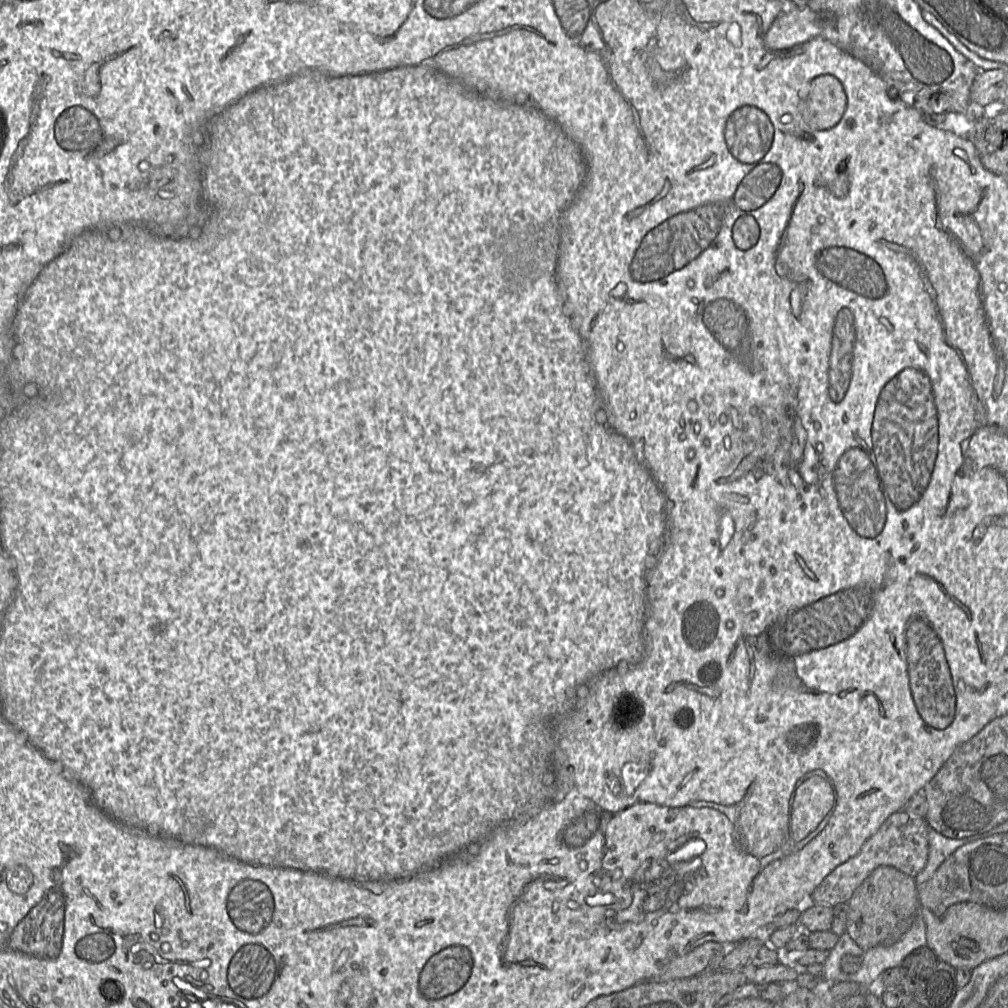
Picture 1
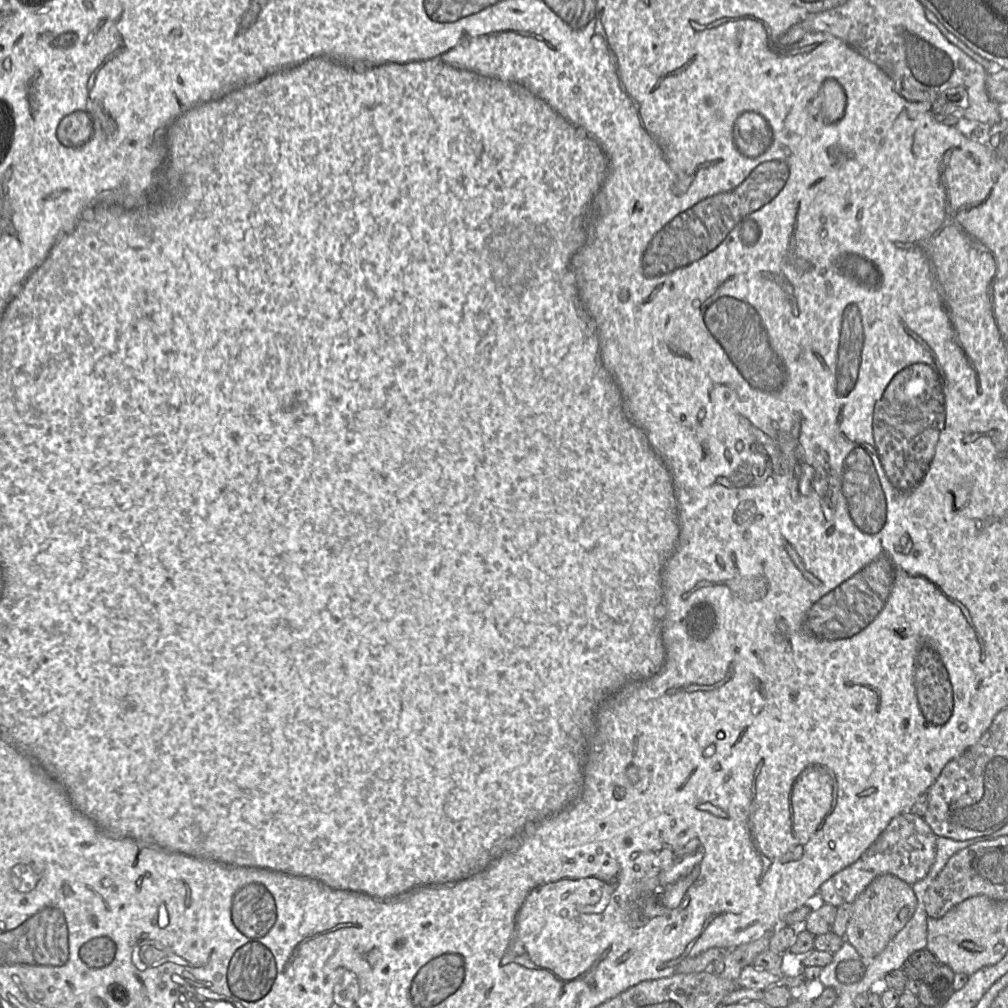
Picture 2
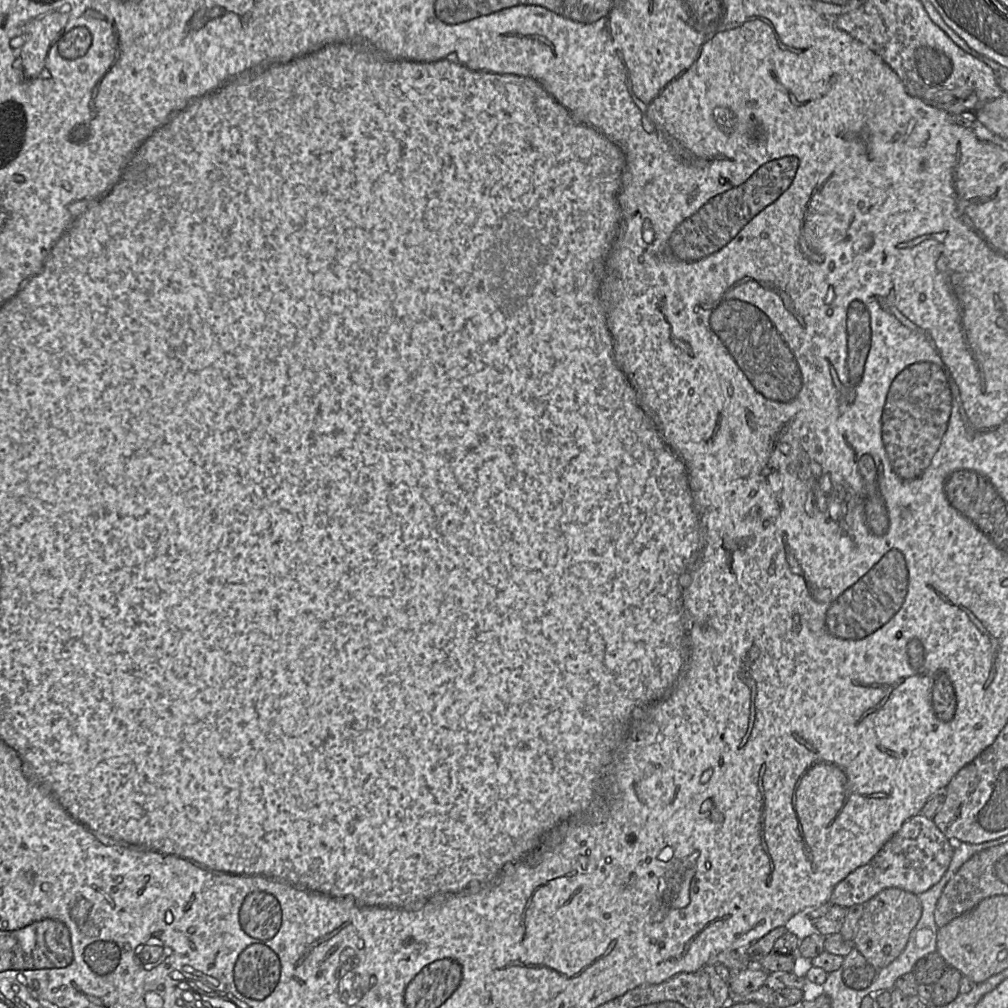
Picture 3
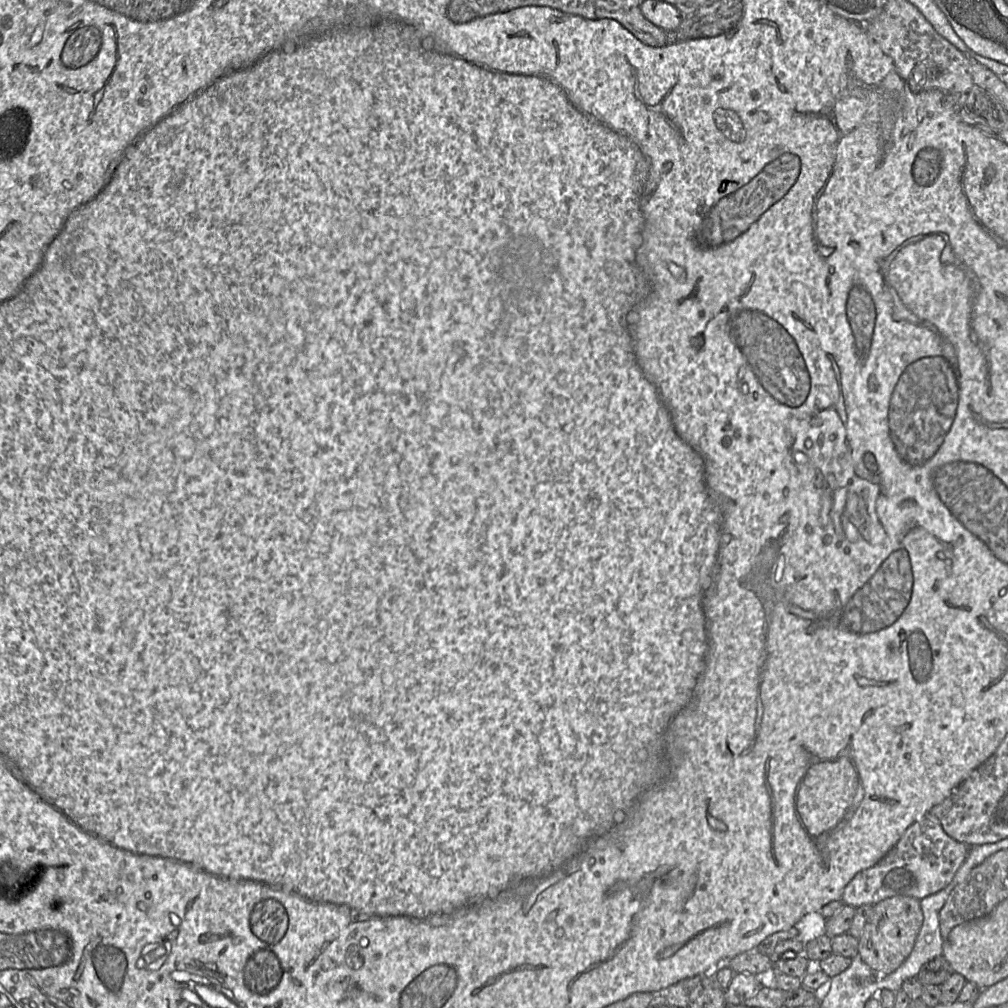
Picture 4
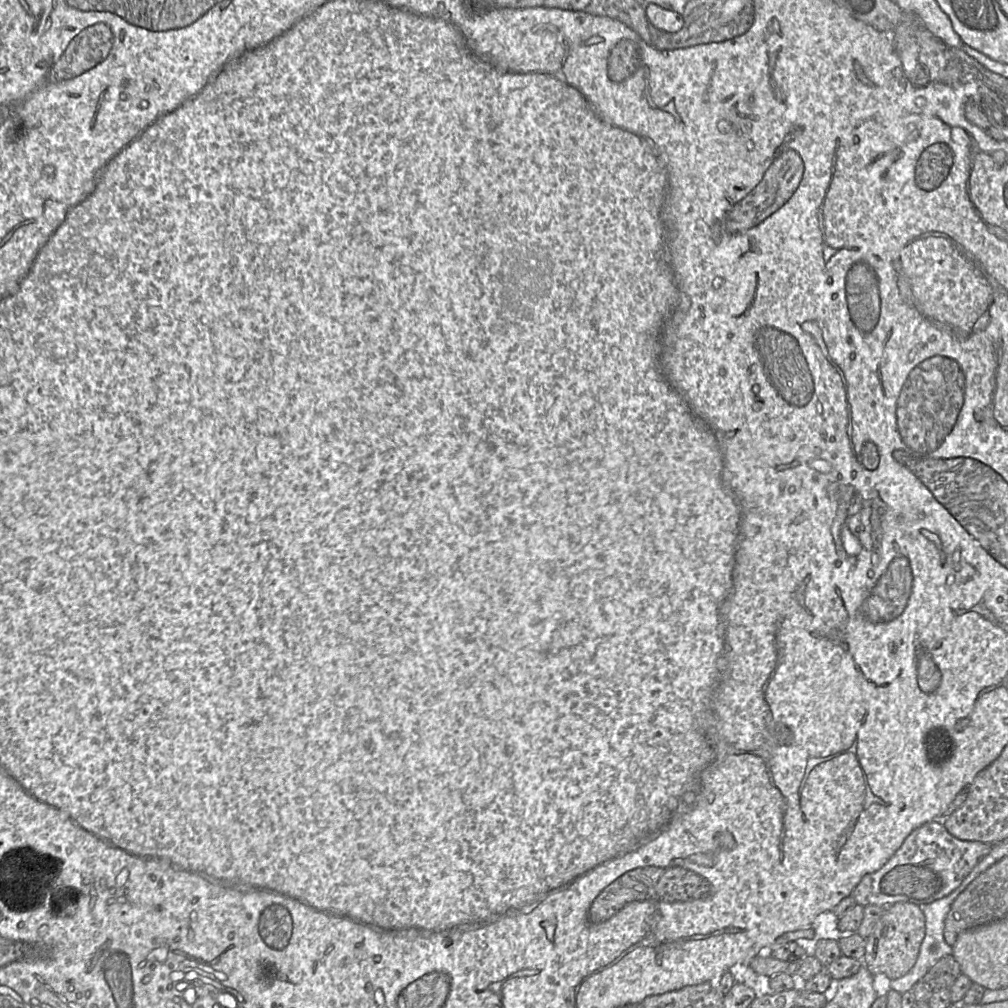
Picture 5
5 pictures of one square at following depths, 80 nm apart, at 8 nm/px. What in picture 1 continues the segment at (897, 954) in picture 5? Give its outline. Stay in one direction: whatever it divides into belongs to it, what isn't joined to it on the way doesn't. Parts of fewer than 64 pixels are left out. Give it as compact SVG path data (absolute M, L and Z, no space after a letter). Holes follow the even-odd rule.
M891 866L876 868L854 891L848 901L846 932L863 950L879 946L898 923L913 919L919 912L918 887L915 878Z

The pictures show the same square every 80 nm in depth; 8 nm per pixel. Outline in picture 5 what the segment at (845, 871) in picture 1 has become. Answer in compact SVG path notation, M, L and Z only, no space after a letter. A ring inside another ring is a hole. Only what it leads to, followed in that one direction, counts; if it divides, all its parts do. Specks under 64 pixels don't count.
M940 820L915 829L894 855L876 872L865 875L851 893L860 906L890 906L912 903L923 906L954 891L993 844L964 841L953 837Z

